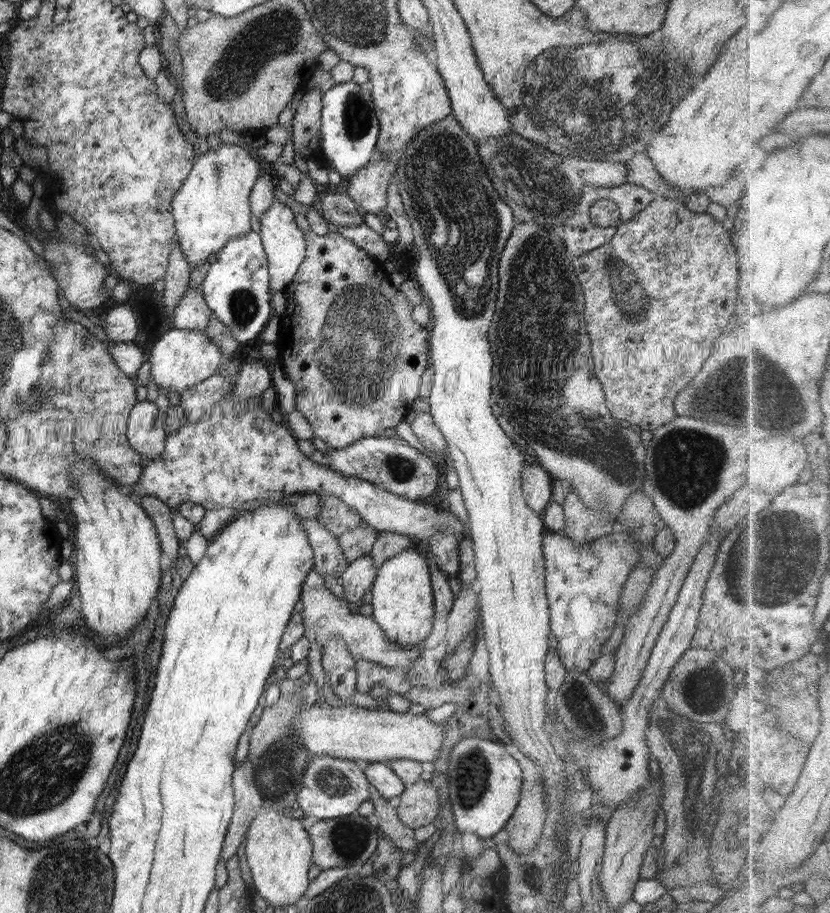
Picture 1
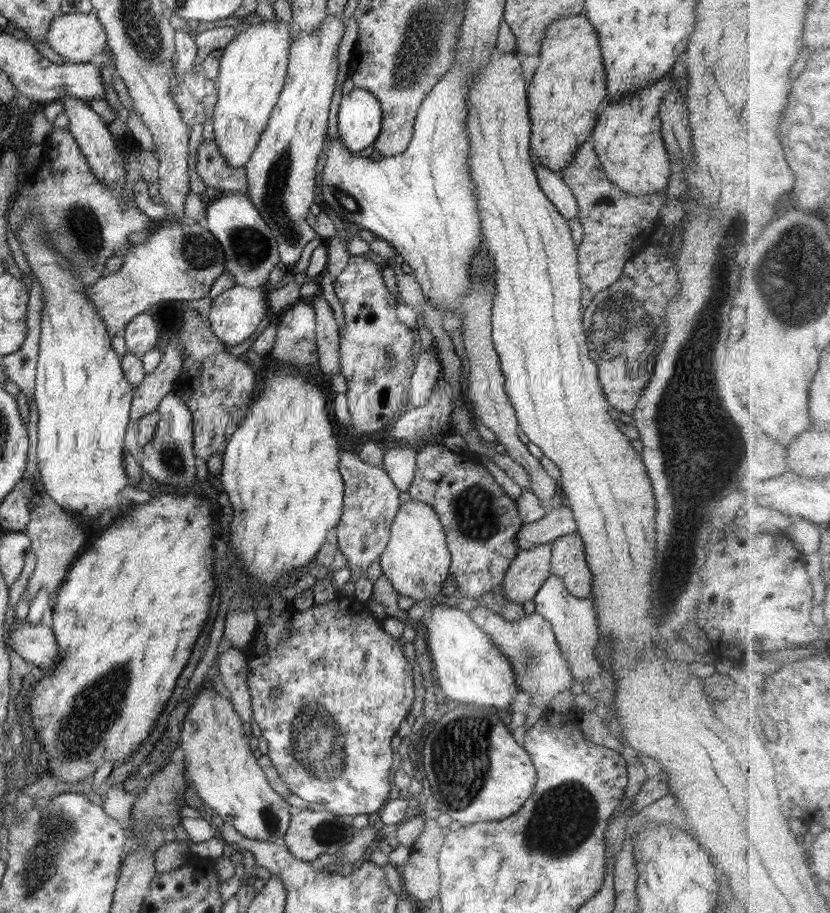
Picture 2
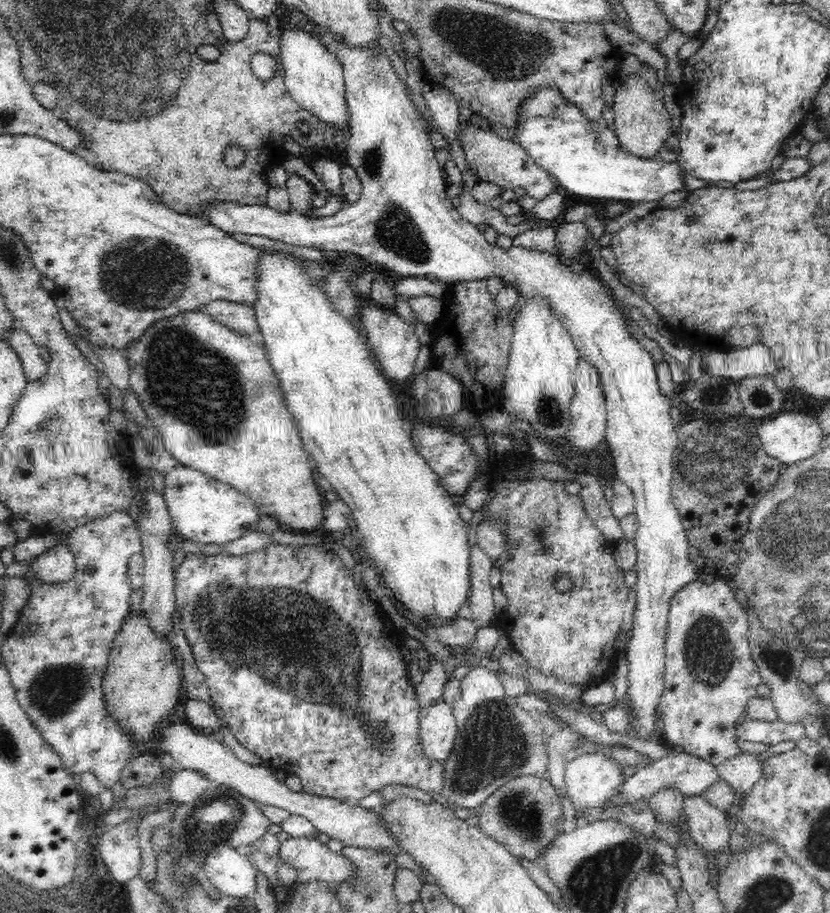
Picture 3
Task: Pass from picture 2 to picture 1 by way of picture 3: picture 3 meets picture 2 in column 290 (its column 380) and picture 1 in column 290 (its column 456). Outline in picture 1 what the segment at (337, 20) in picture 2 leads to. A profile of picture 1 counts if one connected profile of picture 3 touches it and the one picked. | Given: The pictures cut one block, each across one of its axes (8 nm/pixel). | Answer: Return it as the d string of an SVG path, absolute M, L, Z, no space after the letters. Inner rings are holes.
M277 199L274 200L272 207L260 217L261 237L264 251L267 255L269 268L269 285L272 294L275 291L282 291L292 282L293 276L298 272L299 266L305 259L306 240L302 229L296 225L294 212Z

